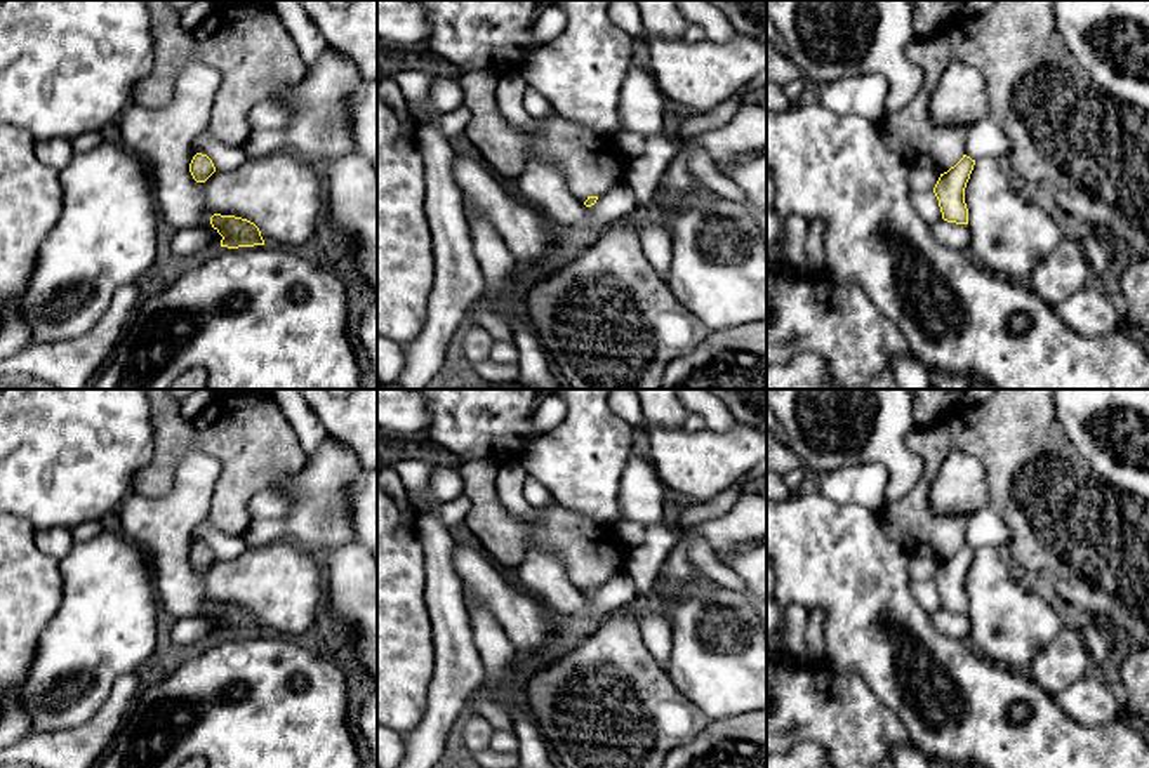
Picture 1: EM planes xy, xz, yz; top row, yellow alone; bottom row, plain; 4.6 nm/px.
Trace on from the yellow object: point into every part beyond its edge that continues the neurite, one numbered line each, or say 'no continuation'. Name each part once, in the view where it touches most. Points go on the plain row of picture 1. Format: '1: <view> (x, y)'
no continuation

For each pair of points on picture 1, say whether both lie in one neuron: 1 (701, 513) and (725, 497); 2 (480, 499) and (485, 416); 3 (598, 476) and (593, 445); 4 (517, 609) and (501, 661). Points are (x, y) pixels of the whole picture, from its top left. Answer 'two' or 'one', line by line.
1: one
2: two
3: one
4: two

